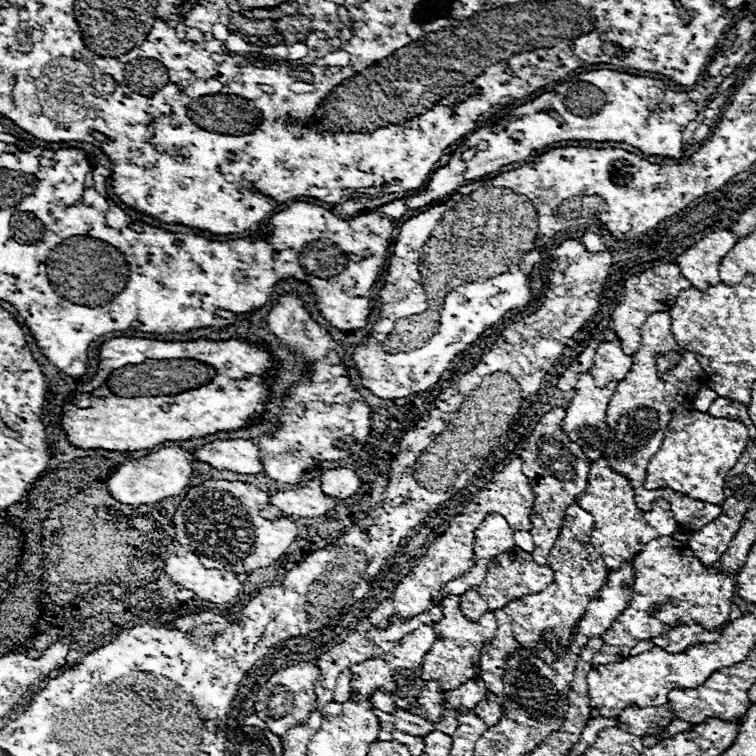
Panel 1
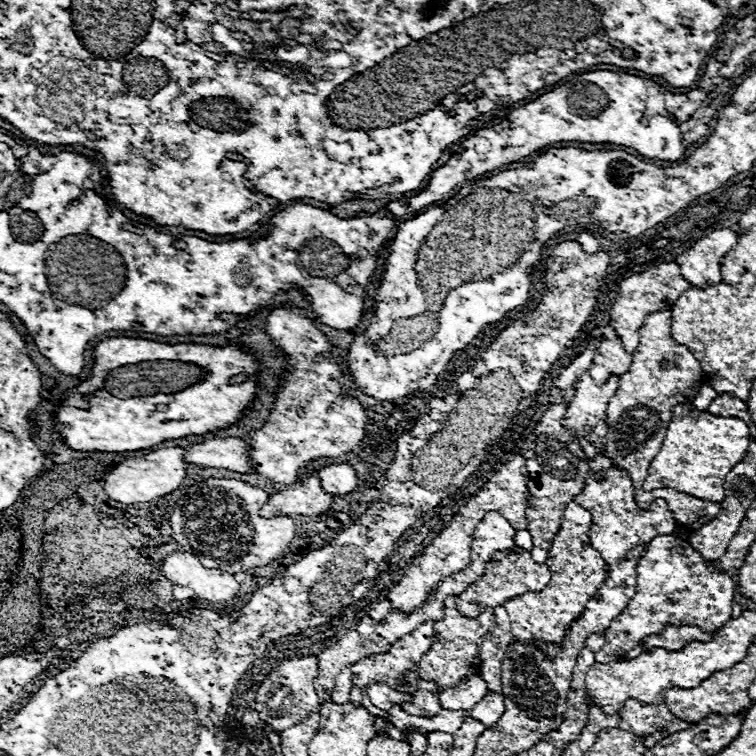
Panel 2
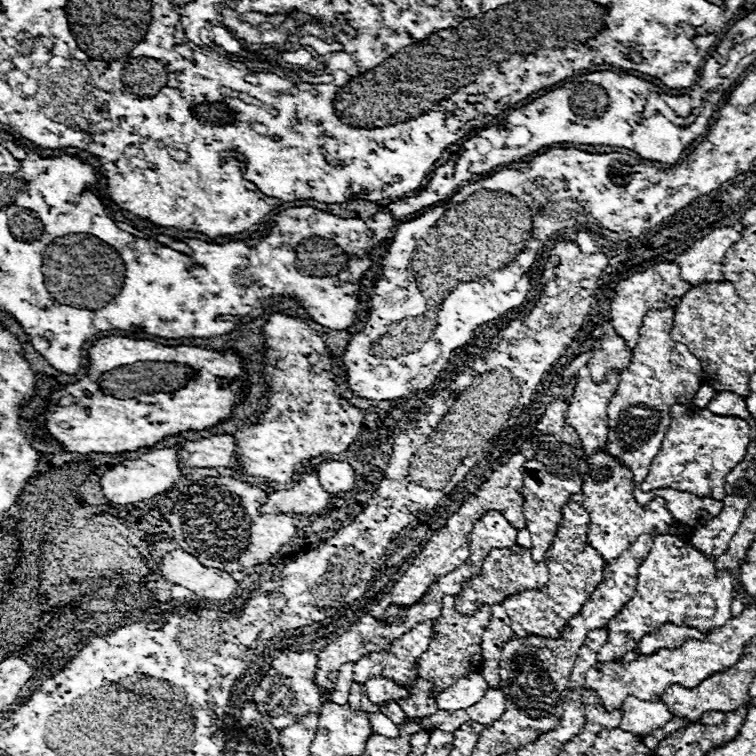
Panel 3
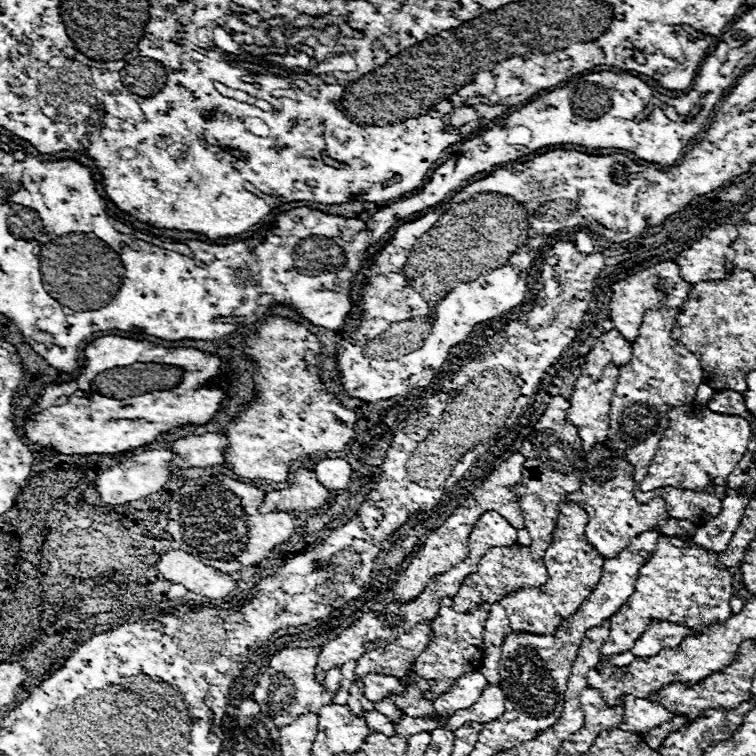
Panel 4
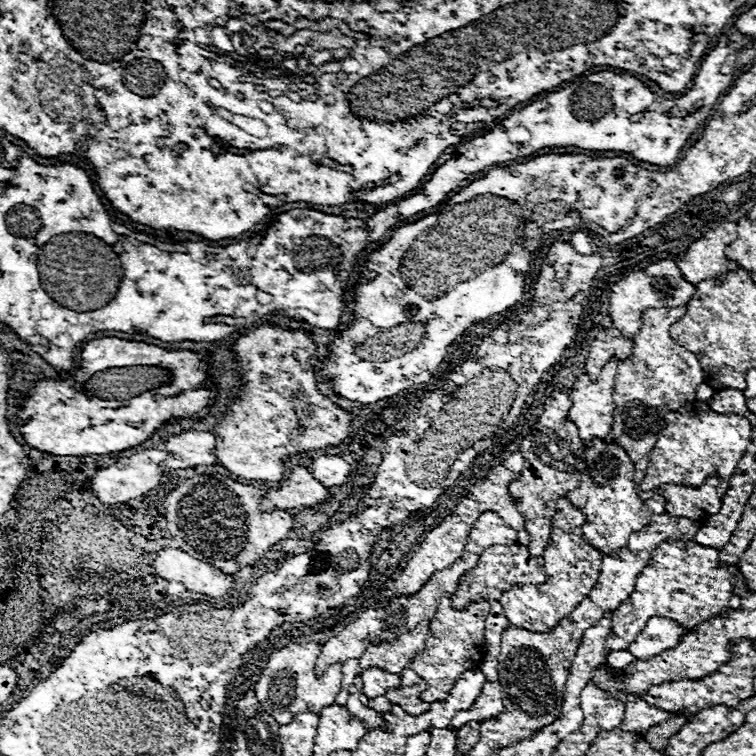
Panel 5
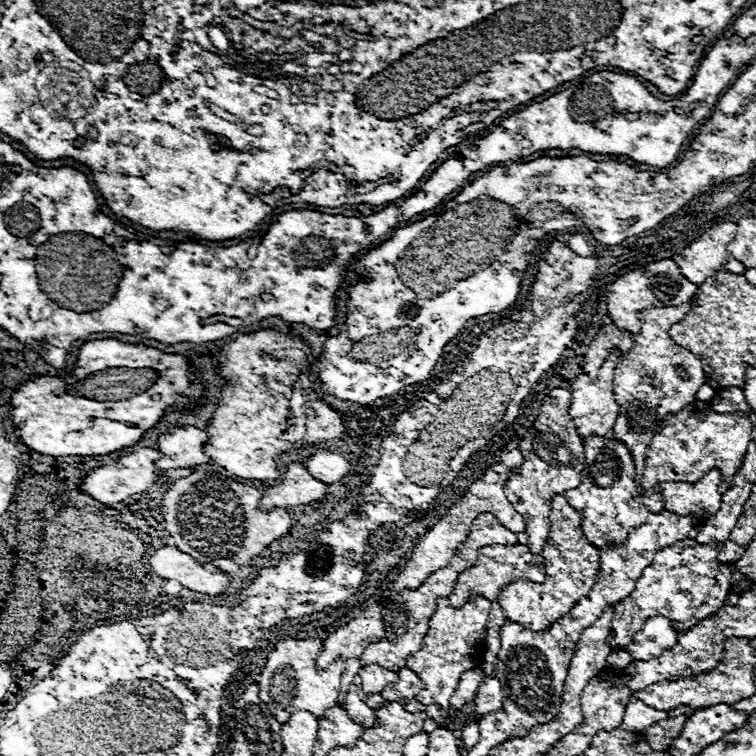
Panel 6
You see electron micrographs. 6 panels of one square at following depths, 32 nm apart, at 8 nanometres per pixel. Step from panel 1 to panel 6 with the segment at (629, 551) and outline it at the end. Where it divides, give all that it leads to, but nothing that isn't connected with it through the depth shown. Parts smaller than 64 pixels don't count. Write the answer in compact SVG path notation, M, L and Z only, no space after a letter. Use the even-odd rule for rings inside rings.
M590 434L584 440L584 474L582 474L582 482L580 482L578 488L572 488L572 490L564 492L564 498L582 514L582 532L586 534L586 538L594 546L604 546L606 542L622 544L626 540L626 536L630 534L630 528L636 528L636 526L644 524L650 512L658 514L660 510L664 510L664 498L660 494L642 496L638 492L636 482L634 482L634 472L636 472L636 466L632 462L630 450L628 450L628 446L624 446L624 442L620 442L616 438L600 438L598 434Z

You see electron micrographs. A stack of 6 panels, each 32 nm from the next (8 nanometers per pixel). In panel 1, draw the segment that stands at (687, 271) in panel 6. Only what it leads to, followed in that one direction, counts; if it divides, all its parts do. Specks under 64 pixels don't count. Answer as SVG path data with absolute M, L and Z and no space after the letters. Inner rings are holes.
M716 230L696 242L690 250L676 256L684 278L692 282L698 290L708 290L710 286L720 284L720 258L736 246L736 236L730 230Z

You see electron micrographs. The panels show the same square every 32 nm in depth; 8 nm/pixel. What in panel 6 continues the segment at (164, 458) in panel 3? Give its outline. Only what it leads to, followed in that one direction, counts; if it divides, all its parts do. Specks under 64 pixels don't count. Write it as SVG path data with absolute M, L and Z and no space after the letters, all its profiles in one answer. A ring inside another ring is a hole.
M140 448L128 456L122 456L118 458L116 462L112 464L104 464L104 466L98 466L98 468L92 468L90 474L82 480L80 484L80 492L92 496L94 500L102 502L102 504L112 504L112 502L122 502L124 498L128 496L134 496L134 494L142 494L144 490L150 488L150 484L156 482L156 466L154 466L154 460L160 458L160 452L152 450L152 448Z

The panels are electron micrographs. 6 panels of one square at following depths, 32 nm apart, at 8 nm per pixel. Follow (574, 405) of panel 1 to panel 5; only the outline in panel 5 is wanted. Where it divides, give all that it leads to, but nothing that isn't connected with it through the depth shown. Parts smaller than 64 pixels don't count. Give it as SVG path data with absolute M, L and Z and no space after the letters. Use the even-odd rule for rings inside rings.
M612 358L600 372L600 378L596 382L587 382L585 384L585 376L579 375L572 386L570 398L572 398L572 406L568 410L568 418L578 426L580 438L584 444L588 444L592 438L606 438L610 434L612 422L614 422L614 410L616 404L612 400L614 389L614 378L617 372L617 359Z

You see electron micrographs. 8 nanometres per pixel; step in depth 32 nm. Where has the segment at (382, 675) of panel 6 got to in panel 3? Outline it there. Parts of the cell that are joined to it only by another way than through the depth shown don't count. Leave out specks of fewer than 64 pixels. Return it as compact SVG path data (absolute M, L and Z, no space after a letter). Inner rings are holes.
M368 678L364 684L364 694L372 704L382 704L386 700L406 698L406 690L390 678Z

